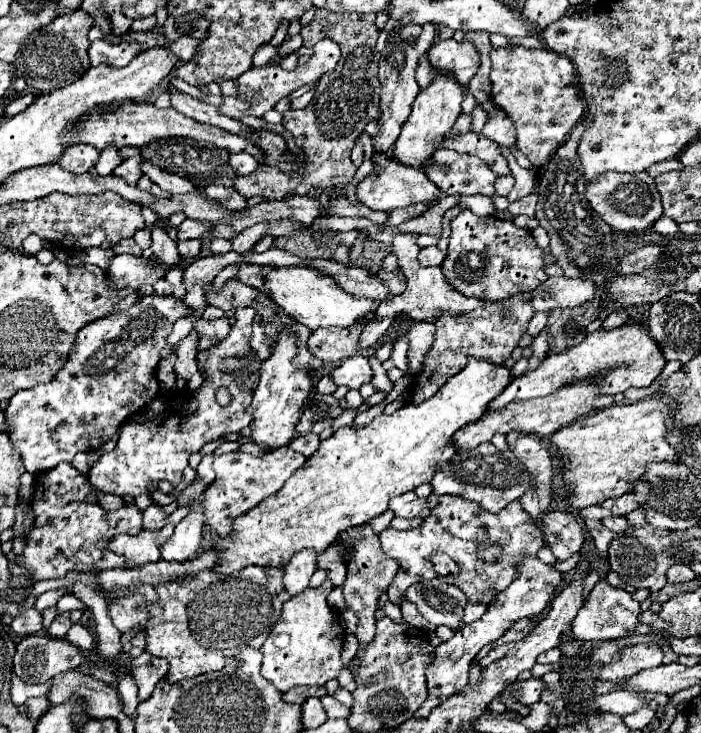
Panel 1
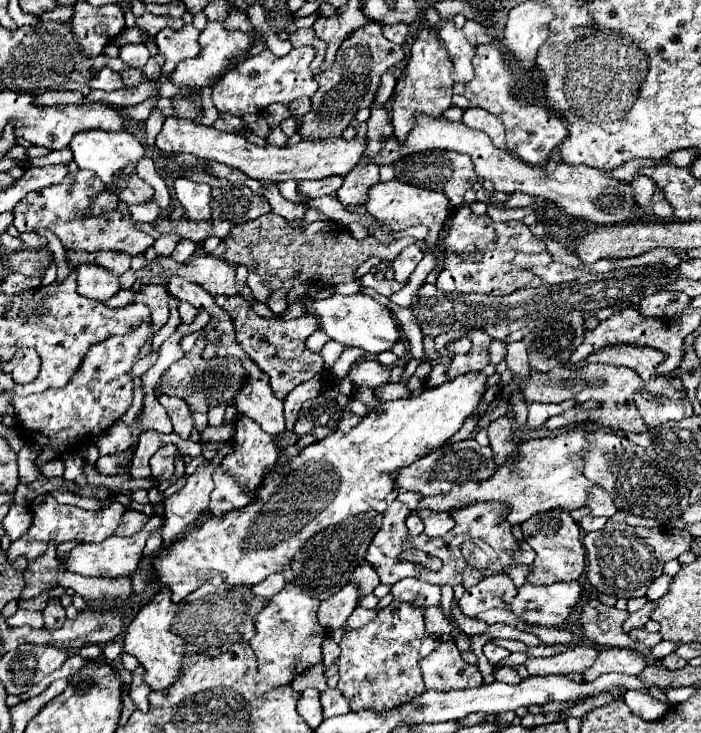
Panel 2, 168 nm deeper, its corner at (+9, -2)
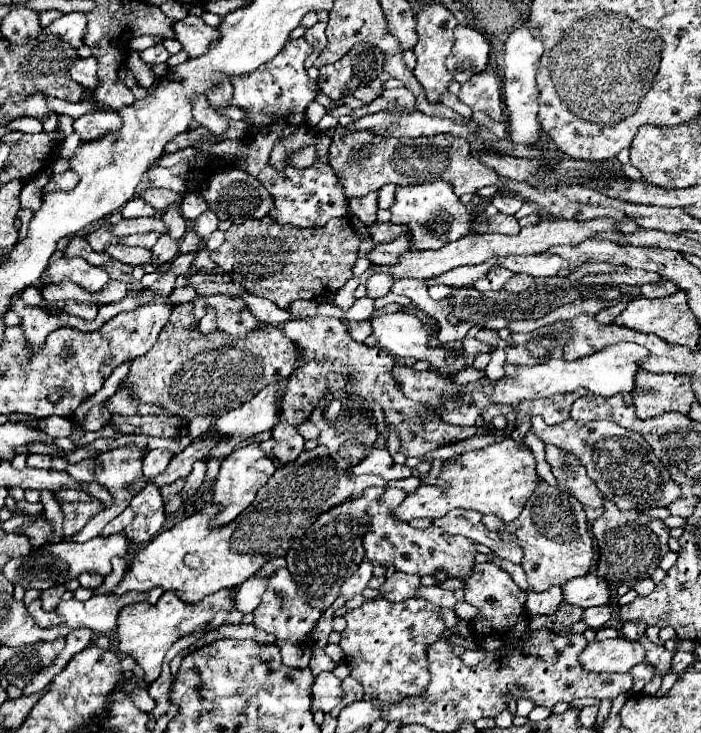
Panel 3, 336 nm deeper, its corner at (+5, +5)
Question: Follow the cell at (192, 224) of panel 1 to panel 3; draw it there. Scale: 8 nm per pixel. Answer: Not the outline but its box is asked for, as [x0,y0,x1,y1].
[151,233,179,265]

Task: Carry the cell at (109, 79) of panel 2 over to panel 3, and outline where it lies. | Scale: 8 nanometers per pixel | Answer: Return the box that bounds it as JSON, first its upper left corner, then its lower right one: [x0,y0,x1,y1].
[69,57,101,89]

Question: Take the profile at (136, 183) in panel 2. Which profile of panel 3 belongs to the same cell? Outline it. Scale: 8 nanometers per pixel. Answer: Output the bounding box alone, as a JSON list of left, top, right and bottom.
[139,187,183,211]

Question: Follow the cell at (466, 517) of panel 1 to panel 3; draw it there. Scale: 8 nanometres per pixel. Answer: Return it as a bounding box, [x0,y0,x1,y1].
[363,489,477,579]

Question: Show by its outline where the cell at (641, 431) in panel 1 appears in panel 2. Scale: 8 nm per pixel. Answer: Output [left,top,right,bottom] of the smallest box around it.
[419,426,593,524]

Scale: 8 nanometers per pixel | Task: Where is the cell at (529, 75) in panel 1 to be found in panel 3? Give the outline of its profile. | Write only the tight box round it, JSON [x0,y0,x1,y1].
[441,67,507,121]

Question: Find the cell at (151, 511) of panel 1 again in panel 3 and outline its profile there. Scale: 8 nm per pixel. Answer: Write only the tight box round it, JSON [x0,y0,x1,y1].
[101,507,135,537]

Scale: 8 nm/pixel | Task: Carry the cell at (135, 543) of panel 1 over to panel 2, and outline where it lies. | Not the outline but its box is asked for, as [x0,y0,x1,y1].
[63,516,163,578]

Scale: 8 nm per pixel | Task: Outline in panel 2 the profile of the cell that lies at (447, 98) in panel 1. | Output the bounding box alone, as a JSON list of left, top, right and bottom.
[391,28,453,140]

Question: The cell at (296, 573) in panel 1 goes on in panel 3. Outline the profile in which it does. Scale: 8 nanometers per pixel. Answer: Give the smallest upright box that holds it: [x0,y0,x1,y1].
[237,577,271,613]

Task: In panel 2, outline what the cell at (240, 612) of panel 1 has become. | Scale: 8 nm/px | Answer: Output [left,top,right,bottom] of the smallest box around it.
[123,586,267,690]

